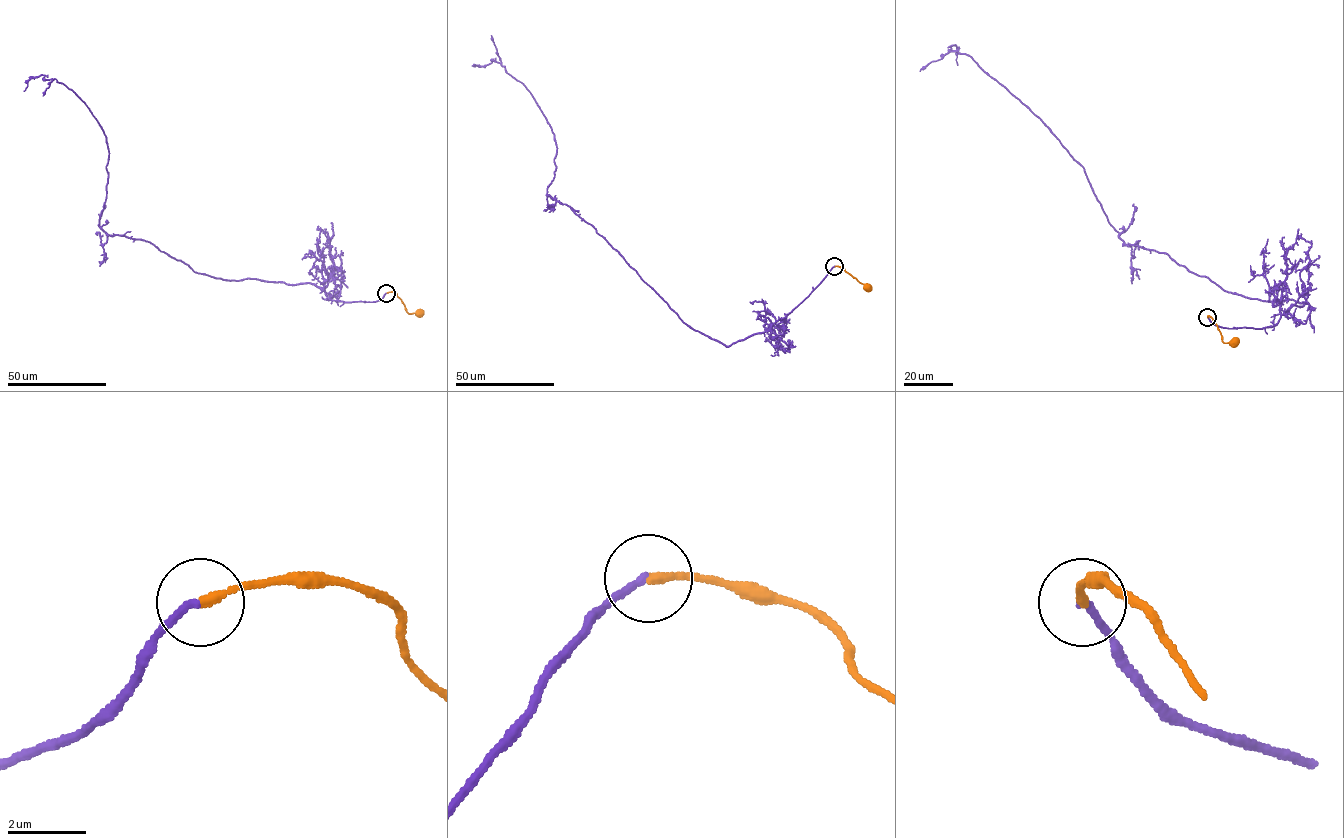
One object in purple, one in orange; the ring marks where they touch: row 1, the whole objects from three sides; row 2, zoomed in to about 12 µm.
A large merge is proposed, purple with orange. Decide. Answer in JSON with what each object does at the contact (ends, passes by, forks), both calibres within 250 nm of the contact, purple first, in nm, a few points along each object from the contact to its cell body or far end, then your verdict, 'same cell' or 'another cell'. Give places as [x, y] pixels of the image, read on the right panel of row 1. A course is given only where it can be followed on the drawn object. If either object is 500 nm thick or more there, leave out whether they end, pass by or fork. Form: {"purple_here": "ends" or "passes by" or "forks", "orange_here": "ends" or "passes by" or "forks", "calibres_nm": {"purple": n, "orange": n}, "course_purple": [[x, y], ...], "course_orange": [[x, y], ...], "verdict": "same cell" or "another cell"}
{"purple_here": "ends", "orange_here": "ends", "calibres_nm": {"purple": 200, "orange": 240}, "course_purple": [[1207, 317], [1263, 328], [1307, 303], [1228, 292], [1127, 245], [1051, 130], [955, 45], [957, 65]], "course_orange": [[1207, 317], [1210, 316], [1224, 342], [1233, 343]], "verdict": "another cell"}

